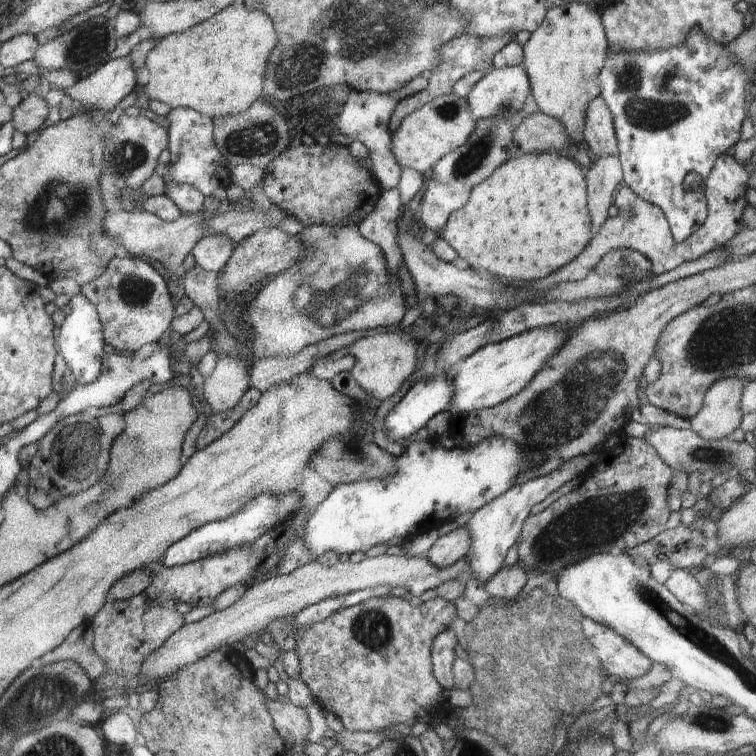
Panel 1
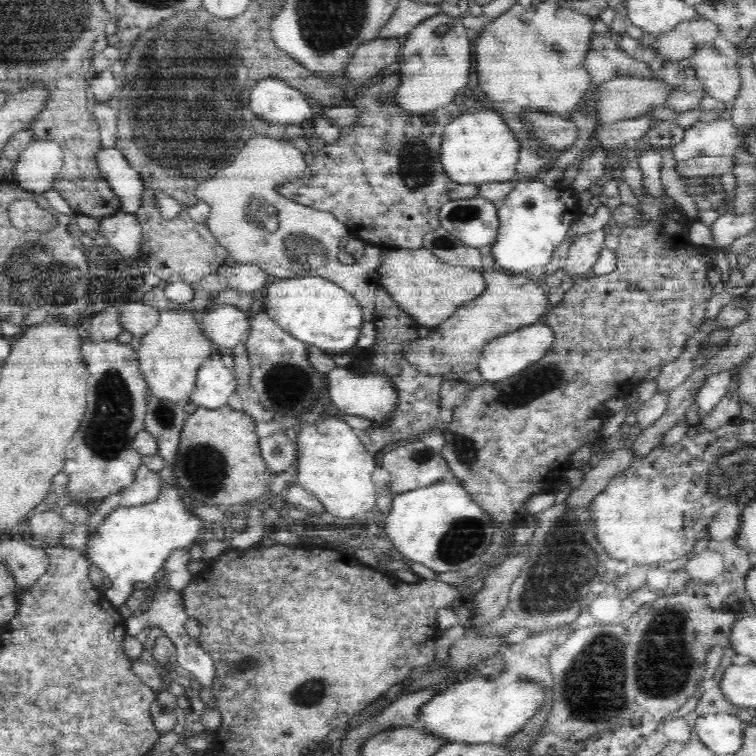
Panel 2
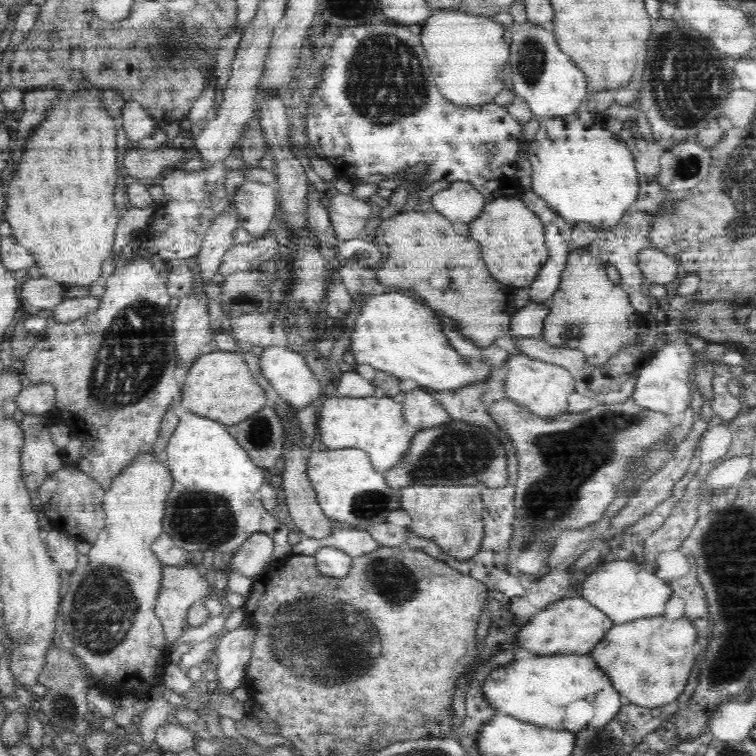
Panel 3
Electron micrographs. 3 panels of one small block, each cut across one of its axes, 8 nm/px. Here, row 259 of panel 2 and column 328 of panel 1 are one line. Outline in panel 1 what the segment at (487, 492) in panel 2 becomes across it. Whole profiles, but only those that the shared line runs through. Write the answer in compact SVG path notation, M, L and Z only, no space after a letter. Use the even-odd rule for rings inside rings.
M401 592L367 599L341 608L326 620L316 622L306 630L296 630L296 654L300 660L299 679L310 688L312 696L327 712L340 718L346 730L377 733L394 724L412 727L420 710L437 714L444 709L443 687L434 675L431 648L434 640L457 616L455 605L442 597L426 602L408 601Z

